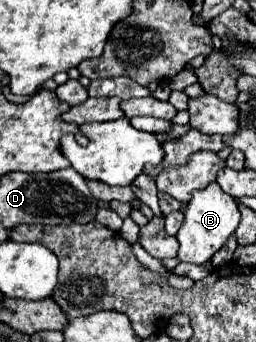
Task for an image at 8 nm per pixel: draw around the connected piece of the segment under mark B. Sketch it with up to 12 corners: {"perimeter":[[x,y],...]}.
{"perimeter":[[219,182],[195,190],[177,232],[183,262],[203,264],[239,226]]}

